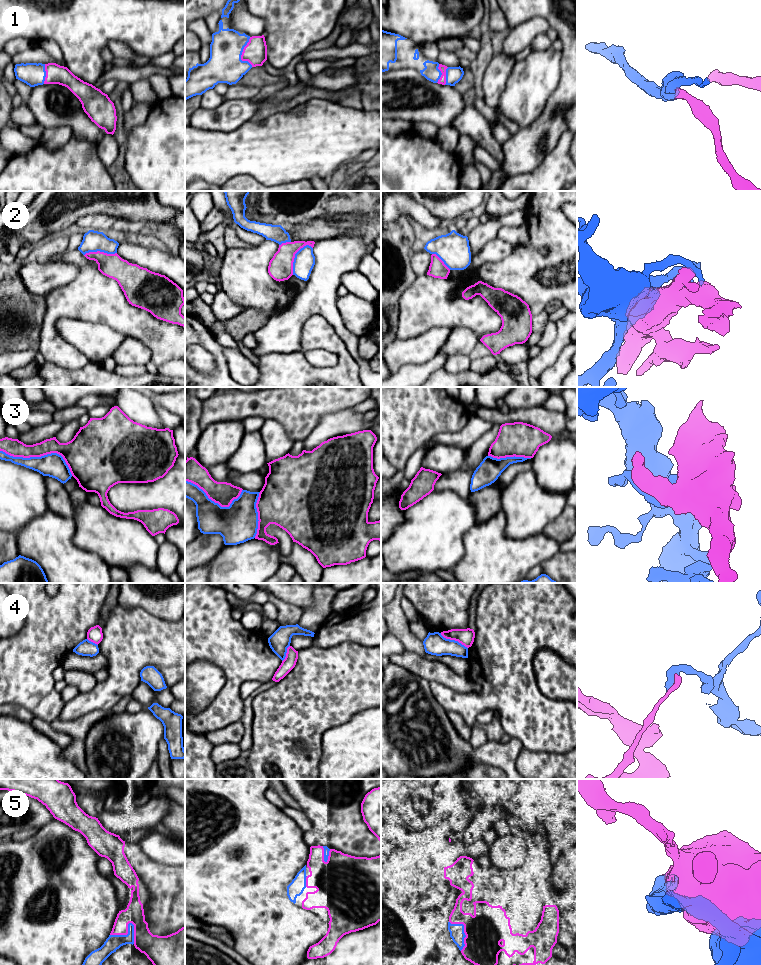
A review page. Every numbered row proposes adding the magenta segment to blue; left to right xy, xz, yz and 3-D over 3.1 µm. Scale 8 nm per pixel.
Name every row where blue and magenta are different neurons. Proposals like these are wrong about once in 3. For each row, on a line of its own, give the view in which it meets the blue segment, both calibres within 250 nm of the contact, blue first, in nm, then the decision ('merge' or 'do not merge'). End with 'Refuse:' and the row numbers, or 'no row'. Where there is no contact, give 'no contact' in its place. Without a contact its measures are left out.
1: meets blue in xz; 280 nm thick on the blue side, 190 nm on the other; merge
2: meets blue in xz; 170 nm thick on the blue side, 200 nm on the other; do not merge
3: meets blue in xy; 190 nm thick on the blue side, 160 nm on the other; do not merge
4: meets blue in yz; 180 nm thick on the blue side, 130 nm on the other; merge
5: meets blue in xy; 120 nm thick on the blue side, 200 nm on the other; merge
Refuse: 2, 3

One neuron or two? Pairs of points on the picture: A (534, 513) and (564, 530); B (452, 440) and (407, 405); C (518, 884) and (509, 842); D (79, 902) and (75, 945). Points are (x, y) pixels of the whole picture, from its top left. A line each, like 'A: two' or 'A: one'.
A: two
B: two
C: two
D: one

